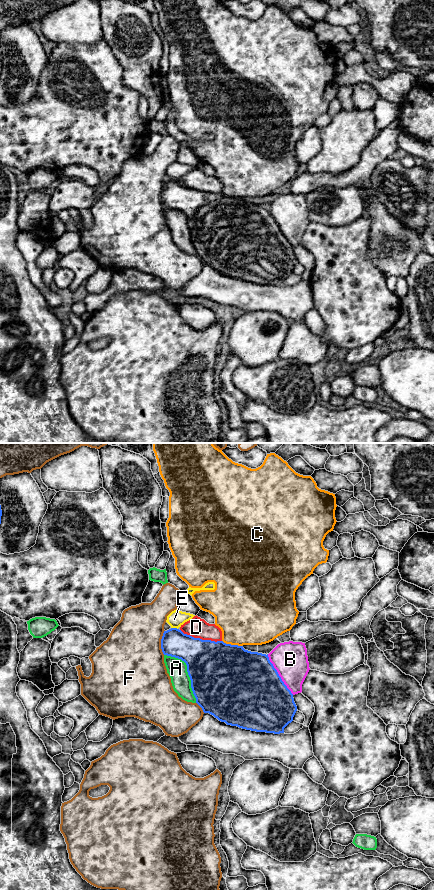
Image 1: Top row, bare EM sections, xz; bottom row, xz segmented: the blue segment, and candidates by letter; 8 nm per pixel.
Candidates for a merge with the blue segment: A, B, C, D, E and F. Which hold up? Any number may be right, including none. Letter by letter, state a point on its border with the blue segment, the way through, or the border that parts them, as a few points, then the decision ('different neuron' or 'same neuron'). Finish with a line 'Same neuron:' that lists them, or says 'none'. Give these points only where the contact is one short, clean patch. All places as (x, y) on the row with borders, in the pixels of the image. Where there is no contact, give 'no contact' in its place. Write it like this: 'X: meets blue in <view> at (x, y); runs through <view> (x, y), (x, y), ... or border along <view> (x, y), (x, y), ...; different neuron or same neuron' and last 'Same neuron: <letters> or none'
A: meets blue in xz at (187, 671); different neuron
B: meets blue in xz at (278, 674); different neuron
C: meets blue in xz at (232, 645); border along xz (222, 640), (228, 644), (242, 646); different neuron
D: meets blue in xz at (201, 639); different neuron
E: meets blue in xz at (174, 628); border along xz (171, 627), (177, 629); different neuron
F: meets blue in xz at (161, 642); different neuron
Same neuron: none

